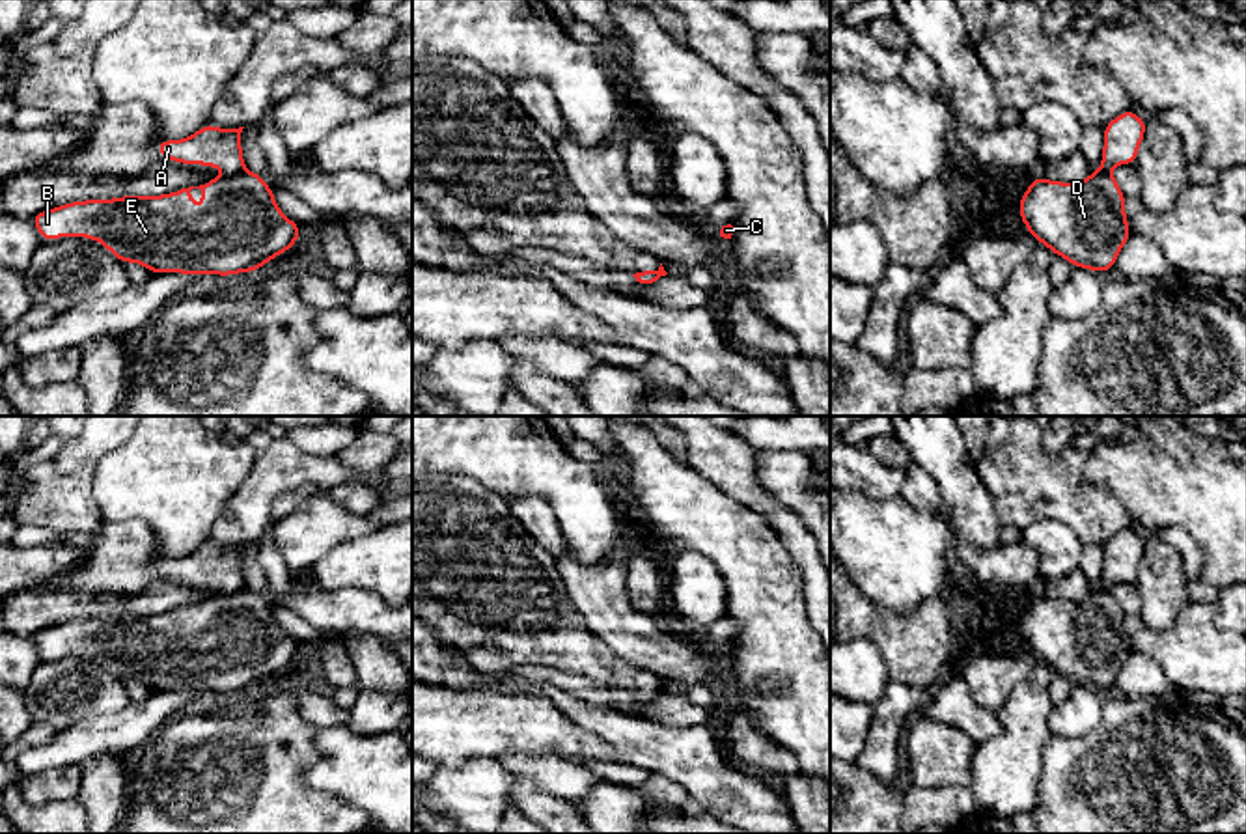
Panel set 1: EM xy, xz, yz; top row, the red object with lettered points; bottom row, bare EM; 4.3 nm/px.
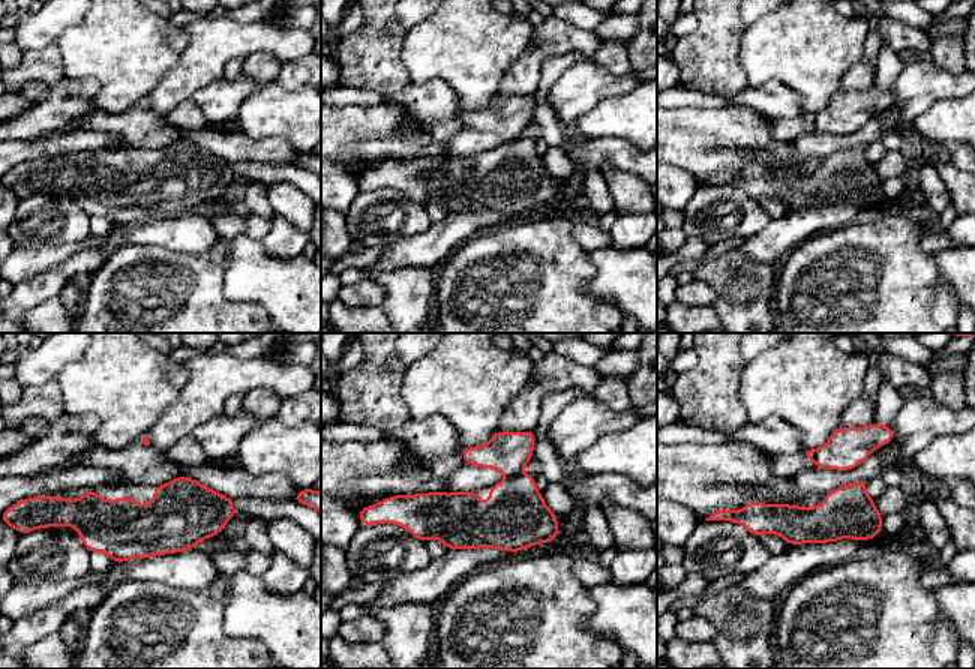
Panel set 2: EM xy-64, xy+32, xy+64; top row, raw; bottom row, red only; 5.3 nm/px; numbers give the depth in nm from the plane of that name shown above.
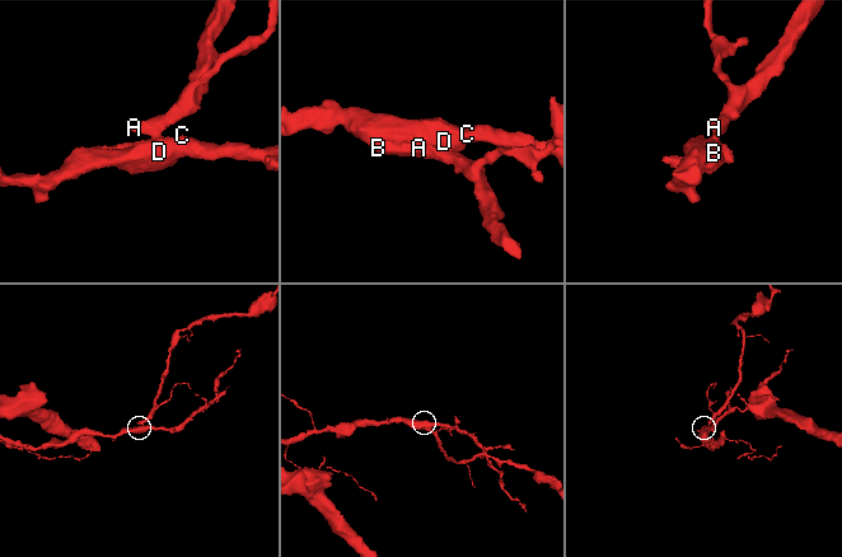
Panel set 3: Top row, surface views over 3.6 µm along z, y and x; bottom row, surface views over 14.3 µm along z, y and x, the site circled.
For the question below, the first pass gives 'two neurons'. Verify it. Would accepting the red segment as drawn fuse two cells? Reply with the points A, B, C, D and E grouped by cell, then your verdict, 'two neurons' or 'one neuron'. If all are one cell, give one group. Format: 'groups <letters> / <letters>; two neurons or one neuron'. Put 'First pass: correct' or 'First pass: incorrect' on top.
First pass: correct
groups A / B C D E; two neurons

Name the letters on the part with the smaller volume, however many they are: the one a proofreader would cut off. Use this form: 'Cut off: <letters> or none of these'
Cut off: A

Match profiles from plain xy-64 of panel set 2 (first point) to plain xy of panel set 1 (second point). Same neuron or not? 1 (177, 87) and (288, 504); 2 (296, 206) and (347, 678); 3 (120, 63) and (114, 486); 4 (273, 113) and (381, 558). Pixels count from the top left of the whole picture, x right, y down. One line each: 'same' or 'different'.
1: different
2: different
3: same
4: same

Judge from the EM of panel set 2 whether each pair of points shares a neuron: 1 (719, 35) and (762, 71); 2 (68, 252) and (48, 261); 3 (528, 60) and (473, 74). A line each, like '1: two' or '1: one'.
1: two
2: one
3: two

